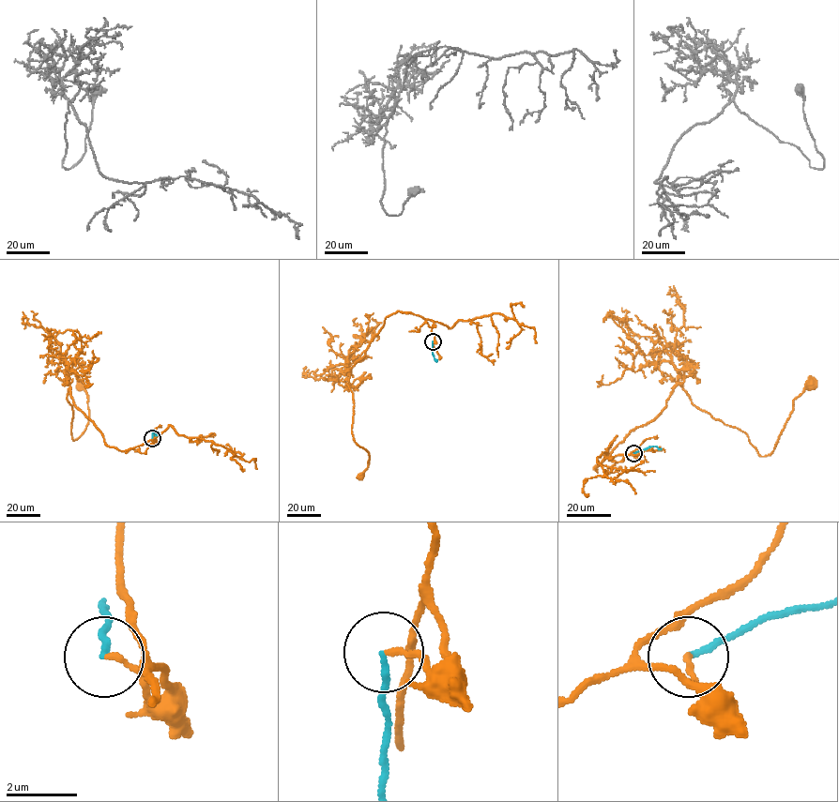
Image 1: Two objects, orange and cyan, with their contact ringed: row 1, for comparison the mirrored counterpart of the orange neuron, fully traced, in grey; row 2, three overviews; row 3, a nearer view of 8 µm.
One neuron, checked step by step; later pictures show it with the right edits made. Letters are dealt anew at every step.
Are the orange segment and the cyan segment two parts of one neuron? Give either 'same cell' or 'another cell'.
another cell

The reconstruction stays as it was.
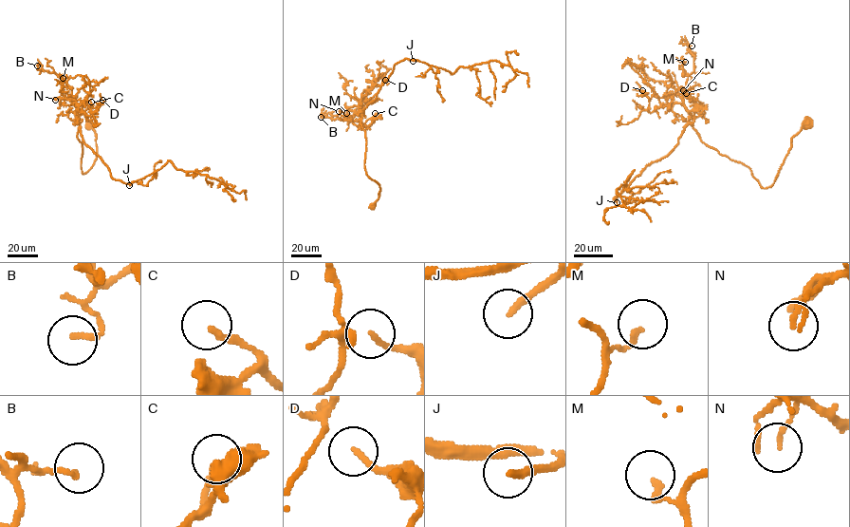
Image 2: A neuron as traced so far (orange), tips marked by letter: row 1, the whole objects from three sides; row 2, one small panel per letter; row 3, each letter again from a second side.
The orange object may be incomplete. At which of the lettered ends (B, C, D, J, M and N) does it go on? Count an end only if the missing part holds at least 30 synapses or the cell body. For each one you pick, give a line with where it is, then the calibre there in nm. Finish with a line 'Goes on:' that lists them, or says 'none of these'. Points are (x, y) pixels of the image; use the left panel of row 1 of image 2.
J: Place: (129, 185). Thickness 200 nm
Goes on: J

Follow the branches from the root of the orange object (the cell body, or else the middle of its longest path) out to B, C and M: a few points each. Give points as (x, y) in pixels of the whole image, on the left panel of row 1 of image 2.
B: (88, 125), (96, 134), (97, 153), (83, 174), (71, 88), (37, 65)
C: (88, 125), (96, 134), (97, 153), (83, 174), (75, 113), (91, 102)
M: (88, 125), (96, 134), (97, 153), (93, 165), (83, 174), (78, 116), (71, 87), (63, 78)

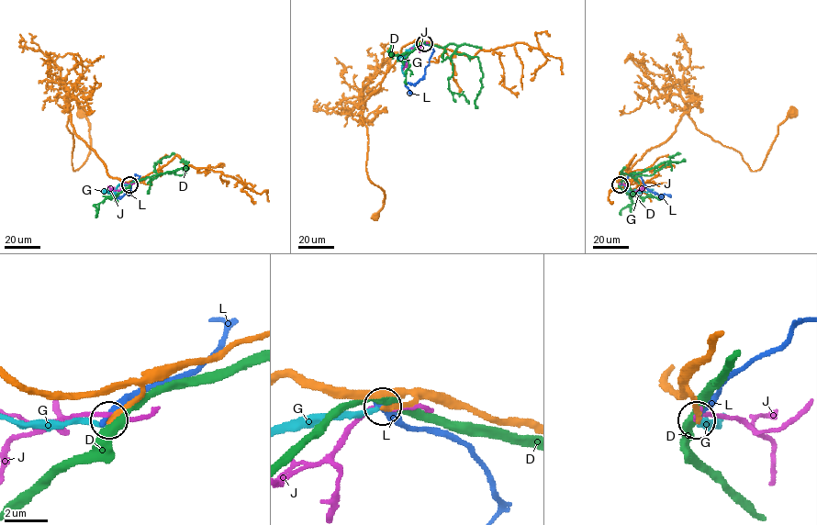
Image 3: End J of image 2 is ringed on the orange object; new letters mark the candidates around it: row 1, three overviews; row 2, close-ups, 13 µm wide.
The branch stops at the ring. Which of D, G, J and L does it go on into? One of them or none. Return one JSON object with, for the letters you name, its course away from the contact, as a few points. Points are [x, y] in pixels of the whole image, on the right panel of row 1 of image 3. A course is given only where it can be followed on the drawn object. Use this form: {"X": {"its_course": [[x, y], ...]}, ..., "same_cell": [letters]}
{"same_cell": []}

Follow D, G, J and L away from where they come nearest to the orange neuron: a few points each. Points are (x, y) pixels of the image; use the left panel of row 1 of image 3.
D: (130, 183), (164, 173), (184, 174), (188, 168), (186, 161), (181, 161), (184, 159)
G: (129, 184), (119, 184), (115, 189), (107, 192), (110, 189)
J: (129, 184), (113, 192), (107, 186)
L: (129, 184), (139, 176), (135, 174), (129, 192), (121, 197), (117, 195)

